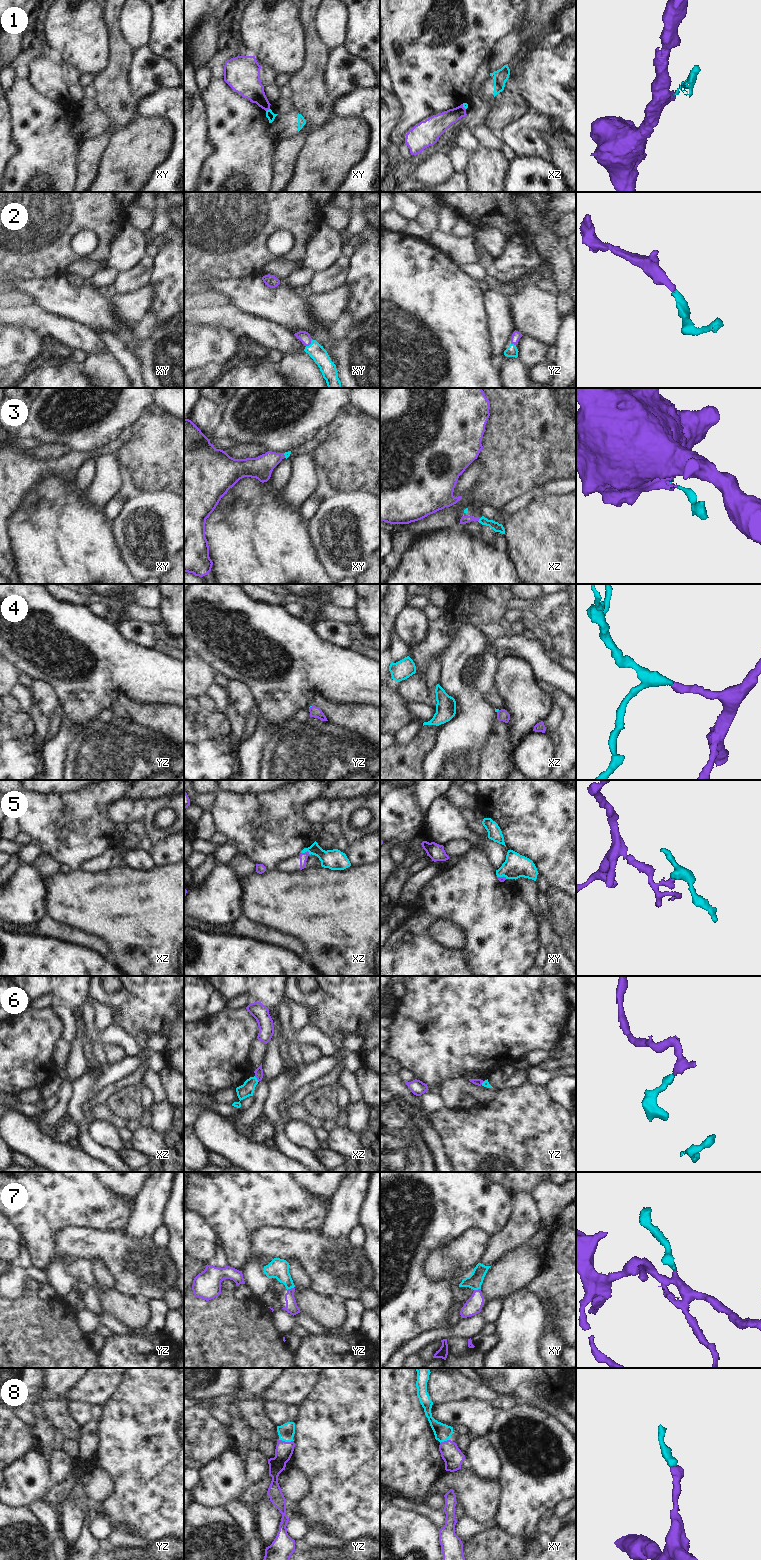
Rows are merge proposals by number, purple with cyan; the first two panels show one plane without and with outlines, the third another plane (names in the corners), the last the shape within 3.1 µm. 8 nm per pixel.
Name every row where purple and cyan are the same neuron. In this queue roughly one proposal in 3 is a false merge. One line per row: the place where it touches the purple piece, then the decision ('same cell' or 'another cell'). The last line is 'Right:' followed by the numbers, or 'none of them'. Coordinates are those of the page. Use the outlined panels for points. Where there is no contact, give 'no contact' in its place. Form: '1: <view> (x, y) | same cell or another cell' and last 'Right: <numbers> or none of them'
1: xy (267, 109) | another cell
2: xy (309, 344) | same cell
3: xz (478, 520) | same cell
4: yz (310, 707) | same cell
5: xz (306, 852) | same cell
6: xz (257, 1079) | another cell
7: yz (291, 1288) | same cell
8: yz (286, 1442) | same cell
Right: 2, 3, 4, 5, 7, 8

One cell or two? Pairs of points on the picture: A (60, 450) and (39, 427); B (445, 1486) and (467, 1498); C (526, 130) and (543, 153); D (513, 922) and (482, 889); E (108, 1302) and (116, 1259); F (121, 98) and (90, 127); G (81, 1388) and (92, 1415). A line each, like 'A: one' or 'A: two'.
A: two
B: one
C: one
D: one
E: two
F: two
G: two

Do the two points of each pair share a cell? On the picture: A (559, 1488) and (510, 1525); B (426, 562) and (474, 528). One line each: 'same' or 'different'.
A: same
B: different

